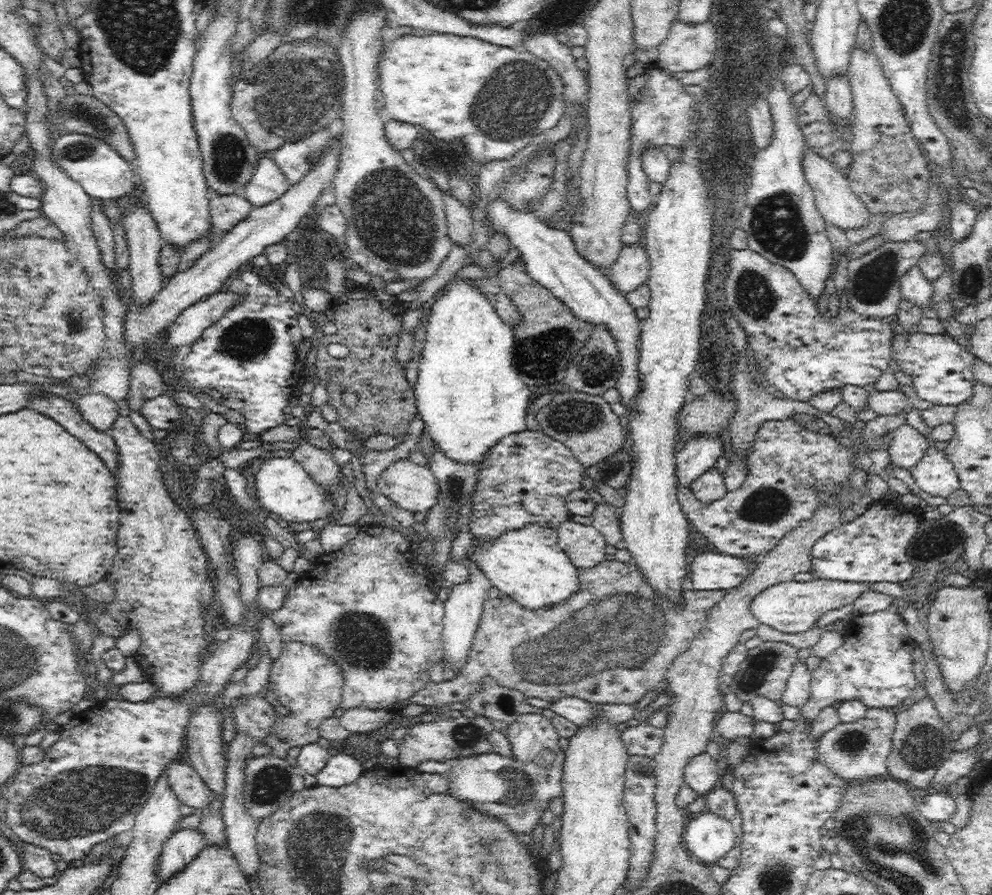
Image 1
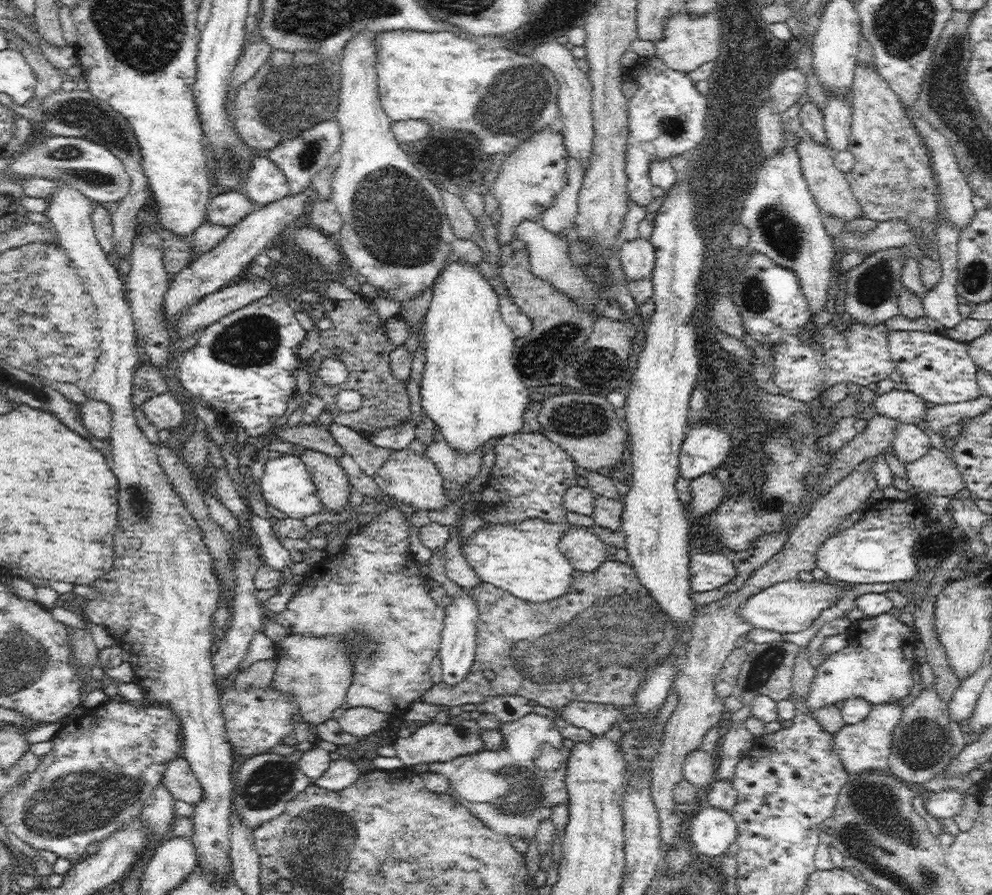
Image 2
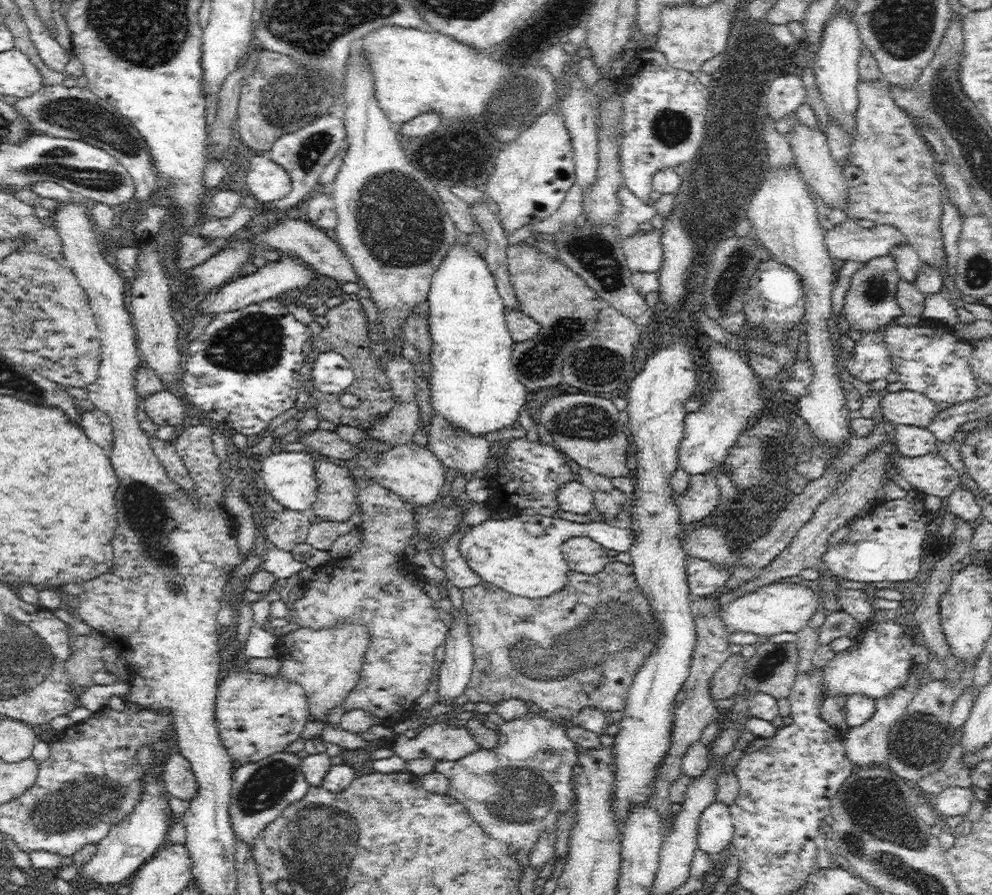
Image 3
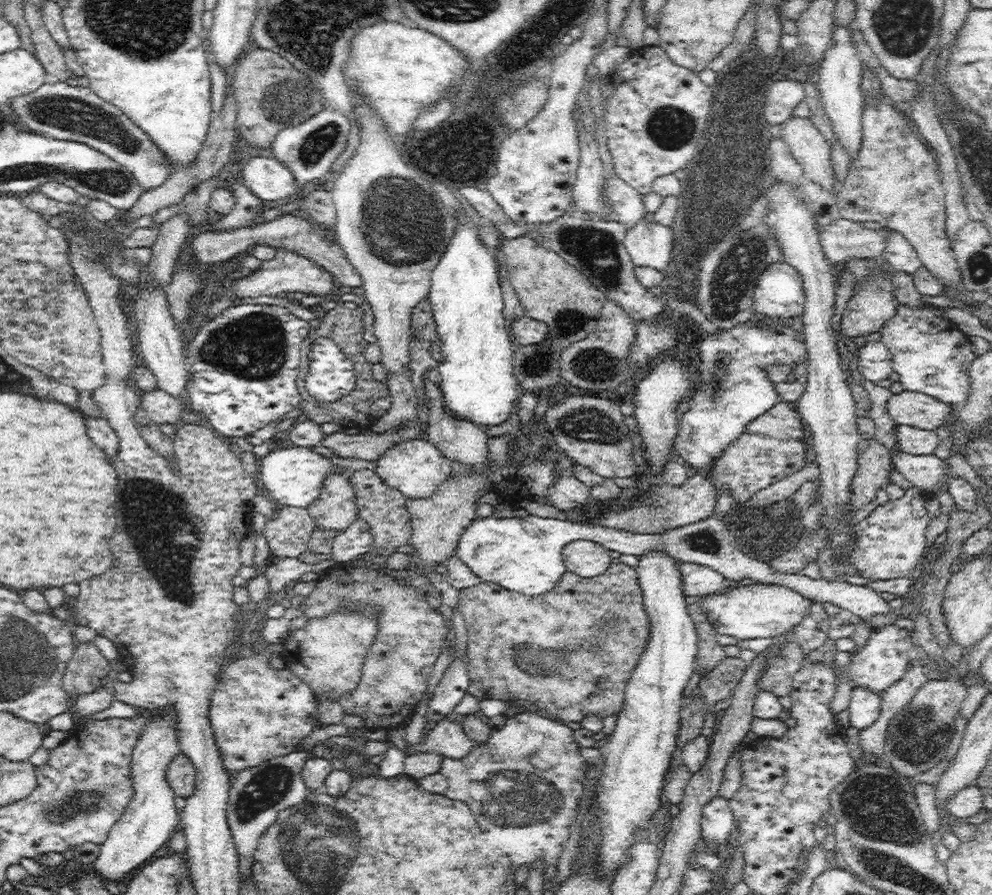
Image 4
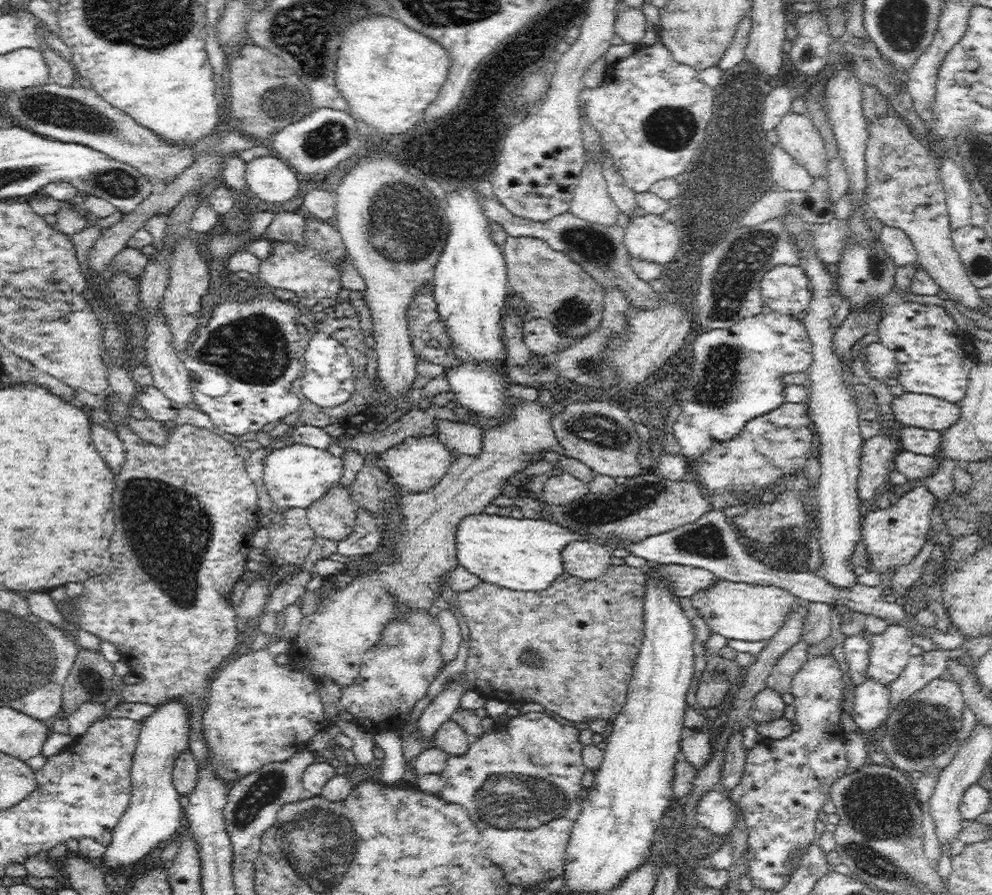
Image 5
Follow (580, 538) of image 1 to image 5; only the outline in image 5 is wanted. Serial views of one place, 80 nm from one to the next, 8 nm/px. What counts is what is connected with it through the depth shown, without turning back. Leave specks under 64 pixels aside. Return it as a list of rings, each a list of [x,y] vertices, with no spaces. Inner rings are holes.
[[[580,539],[562,550],[563,572],[582,580],[595,580],[611,566],[613,548],[590,539]]]

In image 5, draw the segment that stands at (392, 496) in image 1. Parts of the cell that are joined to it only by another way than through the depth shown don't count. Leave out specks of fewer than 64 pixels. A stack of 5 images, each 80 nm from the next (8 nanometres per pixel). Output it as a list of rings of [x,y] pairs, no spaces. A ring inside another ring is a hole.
[[[434,435],[408,437],[400,444],[385,450],[379,456],[380,465],[385,468],[392,484],[396,483],[403,494],[410,492],[424,492],[438,484],[442,477],[449,471],[453,458],[447,445]]]

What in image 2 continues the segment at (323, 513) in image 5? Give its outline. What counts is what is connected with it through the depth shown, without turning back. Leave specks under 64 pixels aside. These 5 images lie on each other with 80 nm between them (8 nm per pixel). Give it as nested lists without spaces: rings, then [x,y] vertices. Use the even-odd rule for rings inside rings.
[[[307,448],[298,454],[310,472],[323,510],[339,513],[344,511],[344,508],[348,510],[350,481],[344,468],[341,468],[338,457]]]

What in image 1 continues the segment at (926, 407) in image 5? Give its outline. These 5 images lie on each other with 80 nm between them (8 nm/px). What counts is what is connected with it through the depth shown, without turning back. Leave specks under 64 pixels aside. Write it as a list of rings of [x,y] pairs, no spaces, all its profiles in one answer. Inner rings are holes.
[[[900,389],[892,391],[874,391],[869,394],[867,406],[875,412],[876,415],[882,414],[900,414],[905,415],[914,410],[915,407],[923,405],[914,399],[908,398]]]

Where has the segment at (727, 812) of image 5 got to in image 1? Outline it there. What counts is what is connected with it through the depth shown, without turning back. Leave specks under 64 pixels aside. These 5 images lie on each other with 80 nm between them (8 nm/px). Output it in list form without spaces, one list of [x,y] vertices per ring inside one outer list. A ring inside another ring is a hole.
[[[706,810],[691,821],[683,832],[683,844],[689,854],[704,864],[714,864],[732,850],[736,840],[730,821]]]

